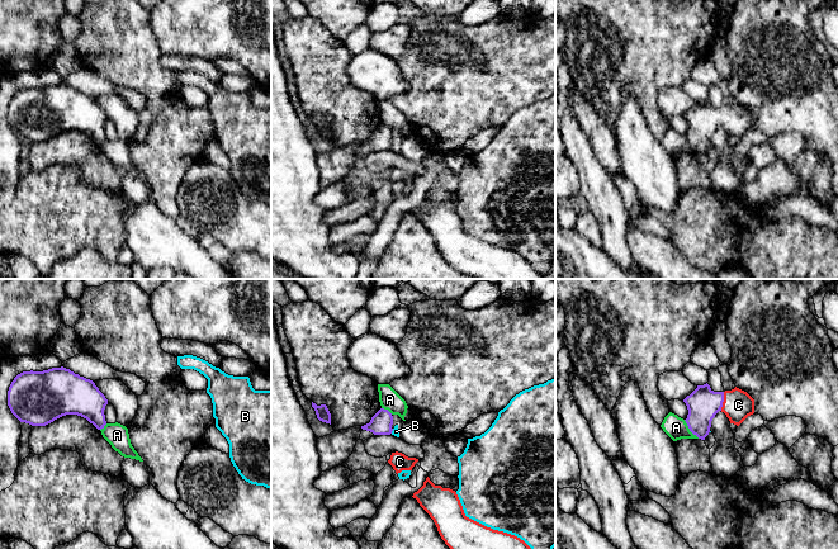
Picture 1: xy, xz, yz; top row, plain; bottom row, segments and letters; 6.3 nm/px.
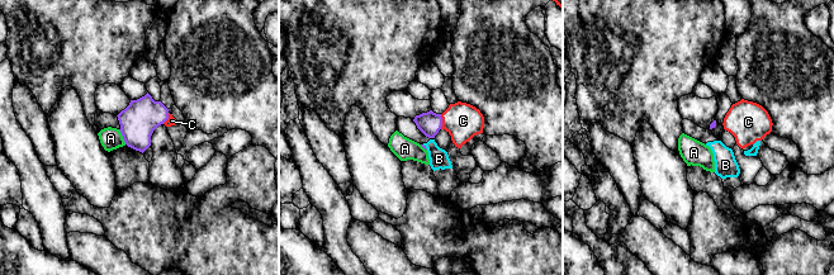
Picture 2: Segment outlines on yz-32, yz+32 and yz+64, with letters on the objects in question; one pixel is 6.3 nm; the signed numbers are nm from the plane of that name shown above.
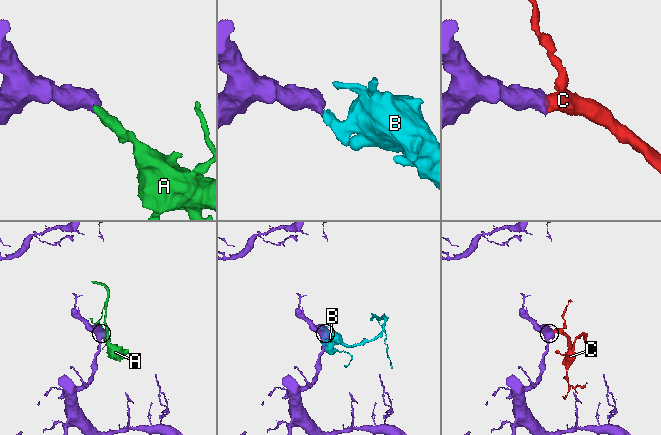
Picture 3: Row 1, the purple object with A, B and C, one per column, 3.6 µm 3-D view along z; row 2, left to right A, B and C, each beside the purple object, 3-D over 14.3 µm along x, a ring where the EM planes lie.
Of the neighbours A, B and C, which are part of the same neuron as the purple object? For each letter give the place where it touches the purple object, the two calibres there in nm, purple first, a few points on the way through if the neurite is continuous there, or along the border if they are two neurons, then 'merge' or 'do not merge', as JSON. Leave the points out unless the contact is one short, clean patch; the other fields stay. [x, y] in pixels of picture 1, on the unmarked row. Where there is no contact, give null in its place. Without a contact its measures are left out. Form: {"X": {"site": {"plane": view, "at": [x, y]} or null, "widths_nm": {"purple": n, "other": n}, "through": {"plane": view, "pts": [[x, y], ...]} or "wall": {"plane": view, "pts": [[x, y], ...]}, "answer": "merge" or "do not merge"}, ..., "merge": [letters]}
{"A": {"site": {"plane": "yz", "at": [690, 146]}, "widths_nm": {"purple": 200, "other": 140}, "wall": {"plane": "yz", "pts": [[683, 136], [687, 143], [699, 154]]}, "answer": "do not merge"}, "B": {"site": {"plane": "xz", "at": [392, 146]}, "widths_nm": {"purple": 140, "other": 50}, "wall": {"plane": "xz", "pts": [[393, 145], [391, 148]]}, "answer": "do not merge"}, "C": {"site": {"plane": "yz", "at": [723, 117]}, "widths_nm": {"purple": 200, "other": 190}, "through": {"plane": "yz", "pts": [[702, 119], [723, 117], [738, 121]]}, "answer": "merge"}, "merge": ["C"]}

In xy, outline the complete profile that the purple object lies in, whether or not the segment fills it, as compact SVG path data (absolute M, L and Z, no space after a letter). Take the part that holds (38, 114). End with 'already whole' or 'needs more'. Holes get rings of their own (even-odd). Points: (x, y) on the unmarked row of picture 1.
M63 82L43 87L23 87L11 98L8 107L8 122L20 137L32 142L46 142L66 131L86 134L98 146L106 141L104 126L108 115L90 95L75 90Z; already whole

